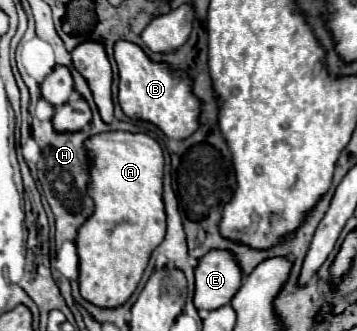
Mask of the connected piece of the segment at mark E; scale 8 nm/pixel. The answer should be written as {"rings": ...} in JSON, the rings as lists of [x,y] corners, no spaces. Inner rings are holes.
{"rings":[[[211,250],[195,268],[195,296],[197,310],[217,310],[231,302],[243,282],[241,270],[227,250]]]}

